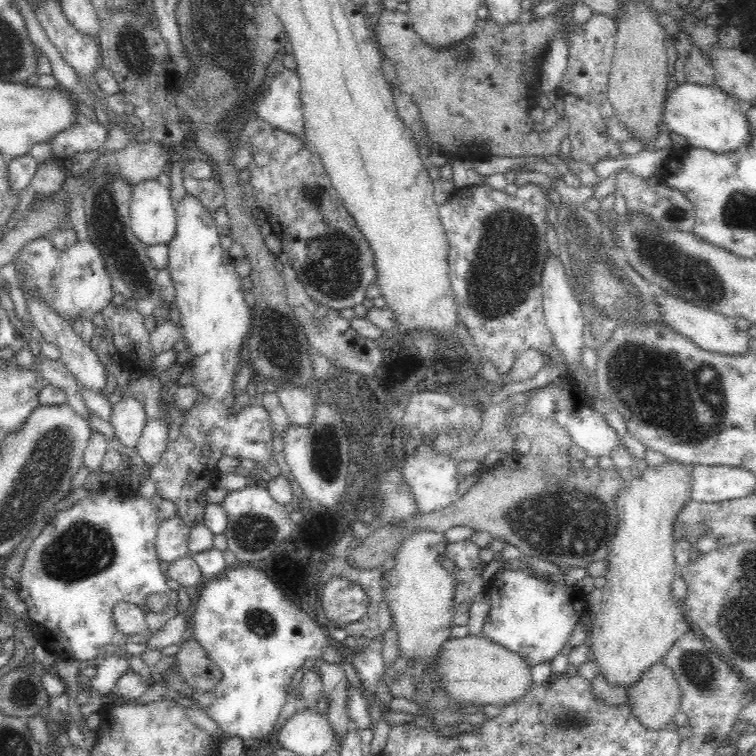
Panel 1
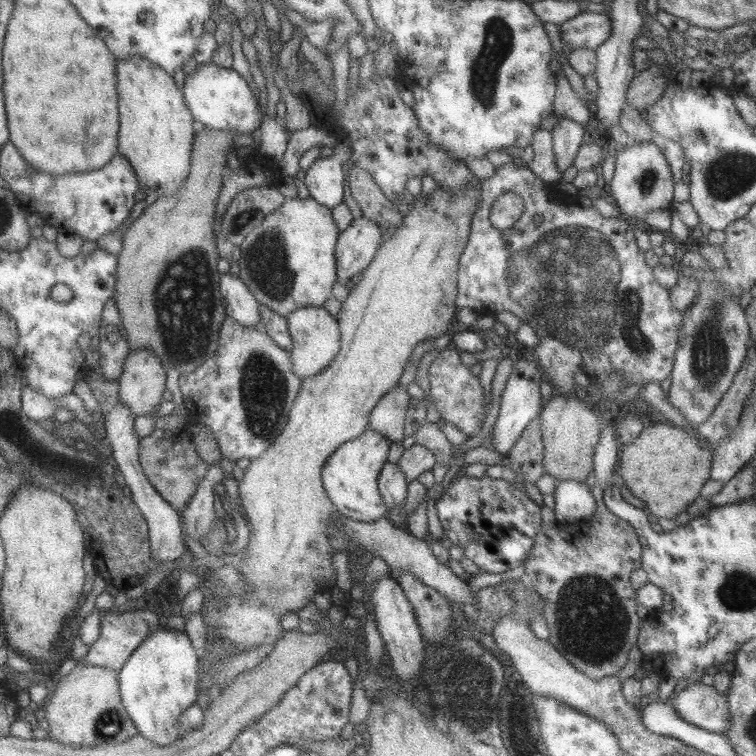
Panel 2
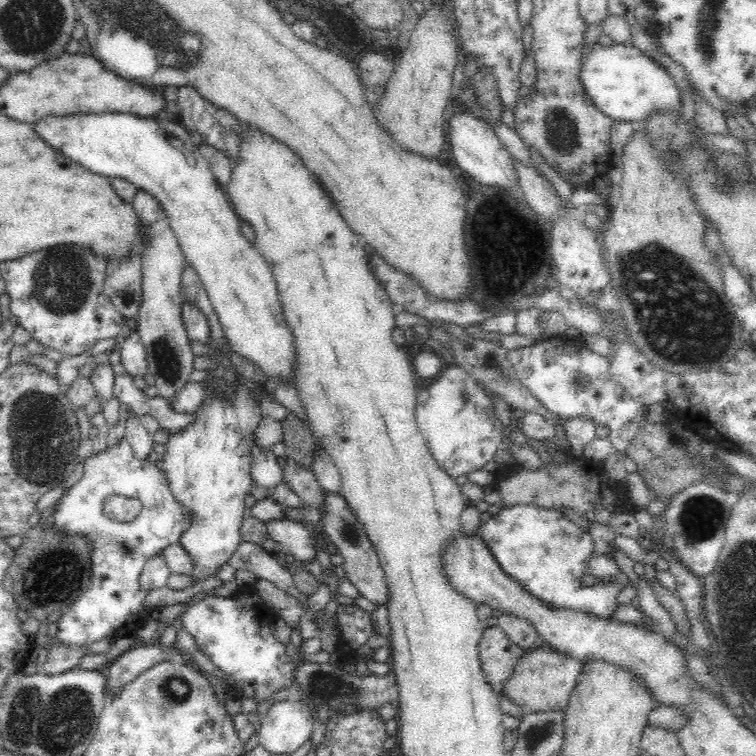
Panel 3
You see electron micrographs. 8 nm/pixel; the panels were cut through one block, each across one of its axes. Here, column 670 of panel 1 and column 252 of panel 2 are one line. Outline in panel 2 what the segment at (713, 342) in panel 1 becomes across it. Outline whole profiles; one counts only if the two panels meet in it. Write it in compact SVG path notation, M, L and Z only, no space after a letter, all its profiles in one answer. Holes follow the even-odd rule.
M223 274L219 280L219 292L225 298L225 310L229 317L241 326L258 327L260 305L237 276Z

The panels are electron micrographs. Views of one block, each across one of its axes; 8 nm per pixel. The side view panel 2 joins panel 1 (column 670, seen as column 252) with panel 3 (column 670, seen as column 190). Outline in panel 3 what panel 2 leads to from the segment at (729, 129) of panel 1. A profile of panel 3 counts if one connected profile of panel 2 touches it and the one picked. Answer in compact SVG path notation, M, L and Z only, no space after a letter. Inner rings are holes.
M597 43L590 50L586 50L586 54L582 57L581 81L584 91L598 110L617 121L625 120L630 123L632 120L646 120L658 113L677 113L682 107L682 90L678 88L670 73L651 56L628 43L614 43L608 47Z

